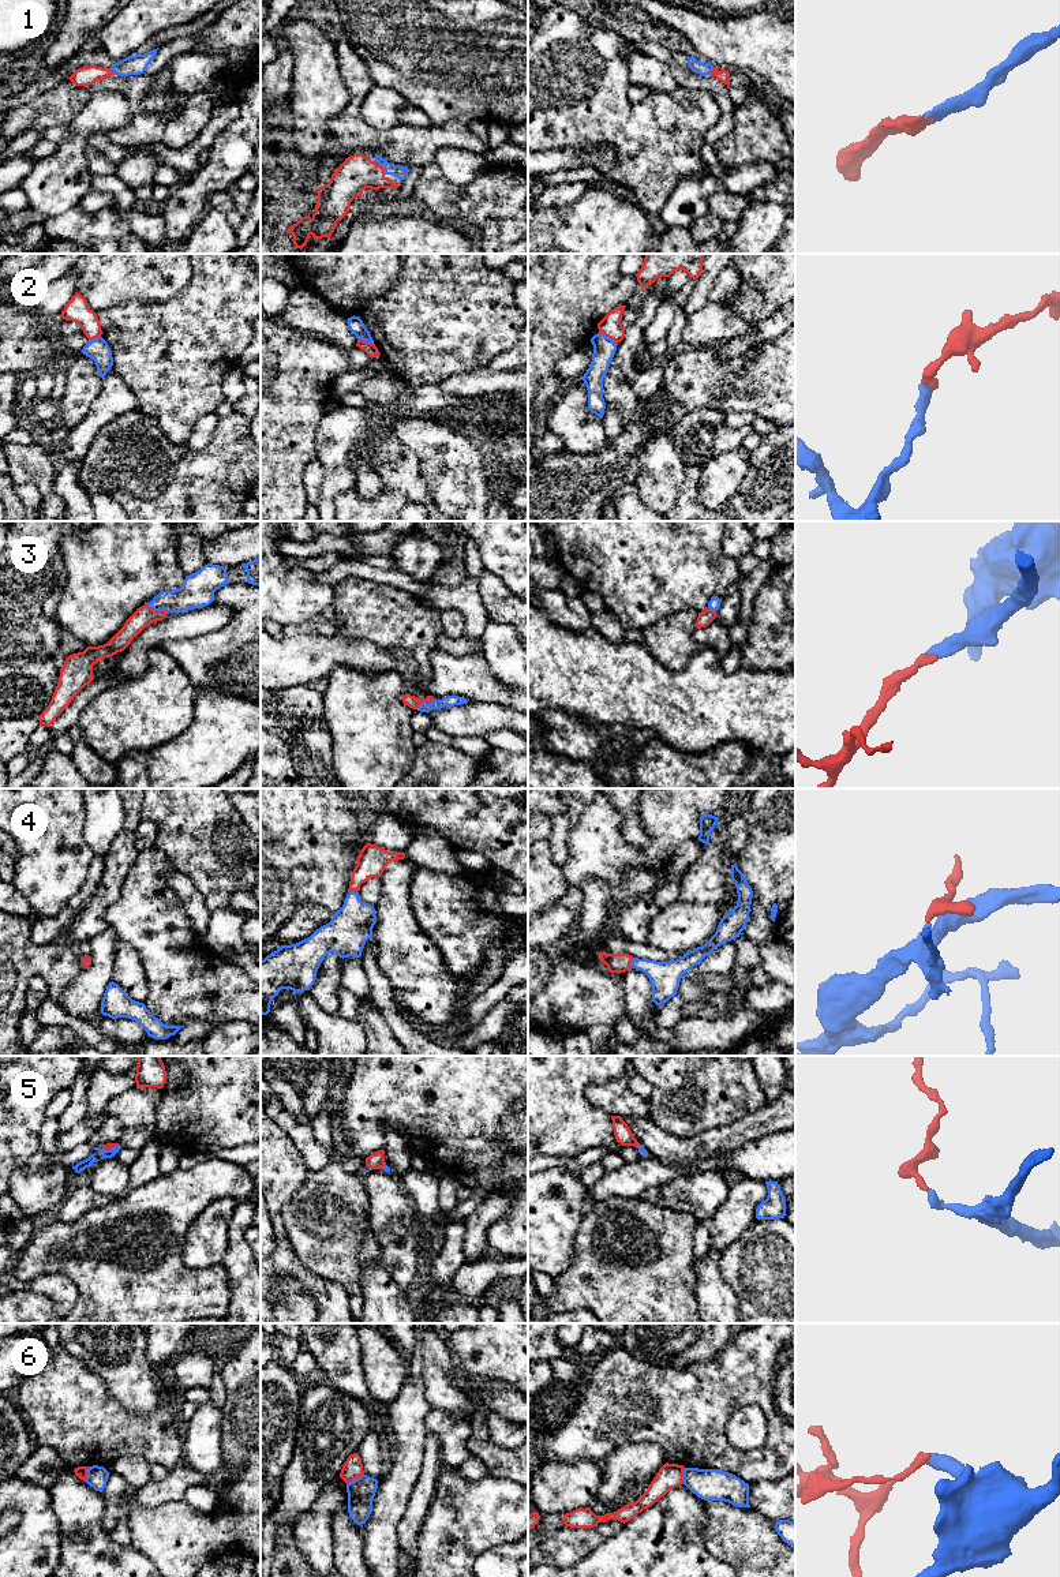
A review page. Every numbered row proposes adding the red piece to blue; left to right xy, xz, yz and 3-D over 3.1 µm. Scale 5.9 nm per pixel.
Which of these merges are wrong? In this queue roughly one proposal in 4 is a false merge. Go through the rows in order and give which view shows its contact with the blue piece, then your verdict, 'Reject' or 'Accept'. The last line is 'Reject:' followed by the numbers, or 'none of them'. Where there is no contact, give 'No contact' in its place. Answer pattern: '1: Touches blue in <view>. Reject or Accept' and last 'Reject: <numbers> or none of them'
1: Touches blue in xz. Accept
2: Touches blue in yz. Reject
3: Touches blue in xy. Accept
4: Touches blue in yz. Accept
5: Touches blue in xy. Accept
6: Touches blue in xz. Reject
Reject: 2, 6

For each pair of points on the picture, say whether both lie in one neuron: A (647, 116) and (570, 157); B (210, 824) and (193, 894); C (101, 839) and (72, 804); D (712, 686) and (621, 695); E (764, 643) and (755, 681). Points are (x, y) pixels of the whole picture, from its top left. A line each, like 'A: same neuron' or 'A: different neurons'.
A: different neurons
B: different neurons
C: different neurons
D: same neuron
E: different neurons

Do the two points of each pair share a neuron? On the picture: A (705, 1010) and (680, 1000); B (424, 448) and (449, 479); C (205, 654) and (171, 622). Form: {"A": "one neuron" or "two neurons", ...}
{"A": "two neurons", "B": "one neuron", "C": "two neurons"}

